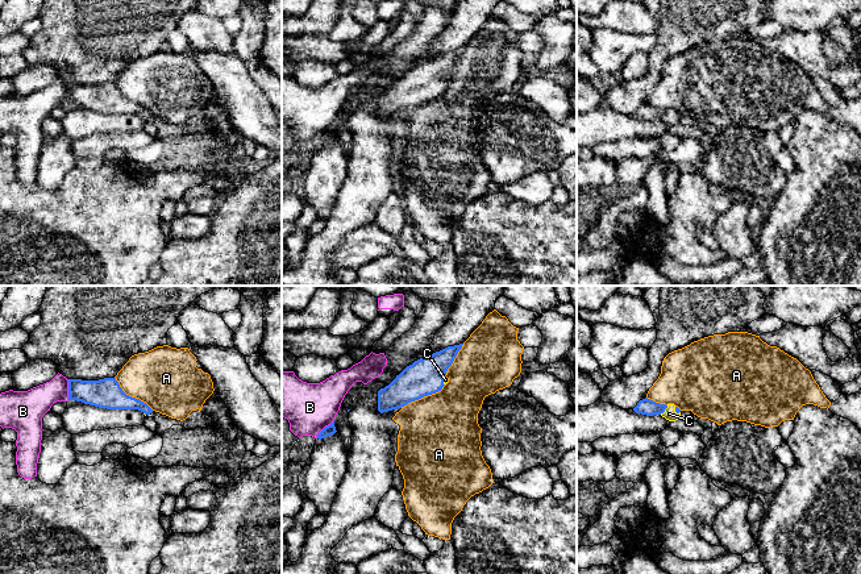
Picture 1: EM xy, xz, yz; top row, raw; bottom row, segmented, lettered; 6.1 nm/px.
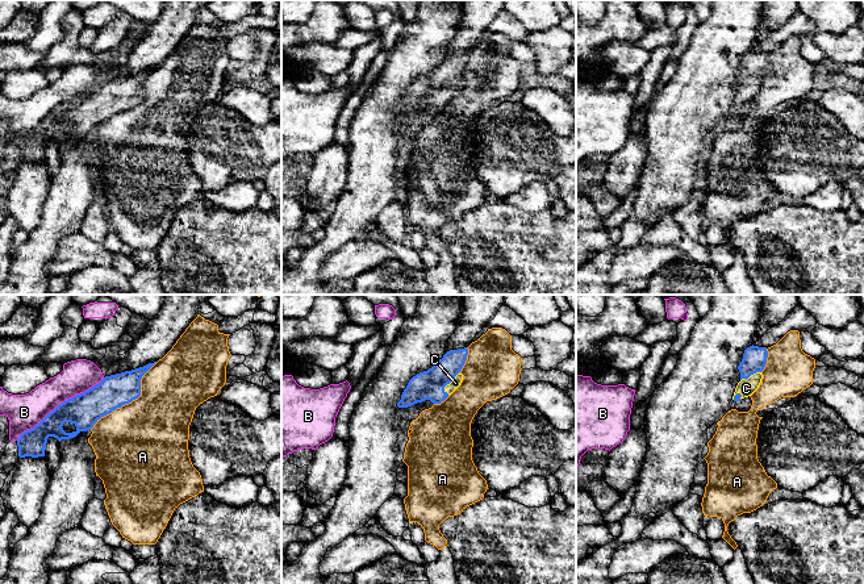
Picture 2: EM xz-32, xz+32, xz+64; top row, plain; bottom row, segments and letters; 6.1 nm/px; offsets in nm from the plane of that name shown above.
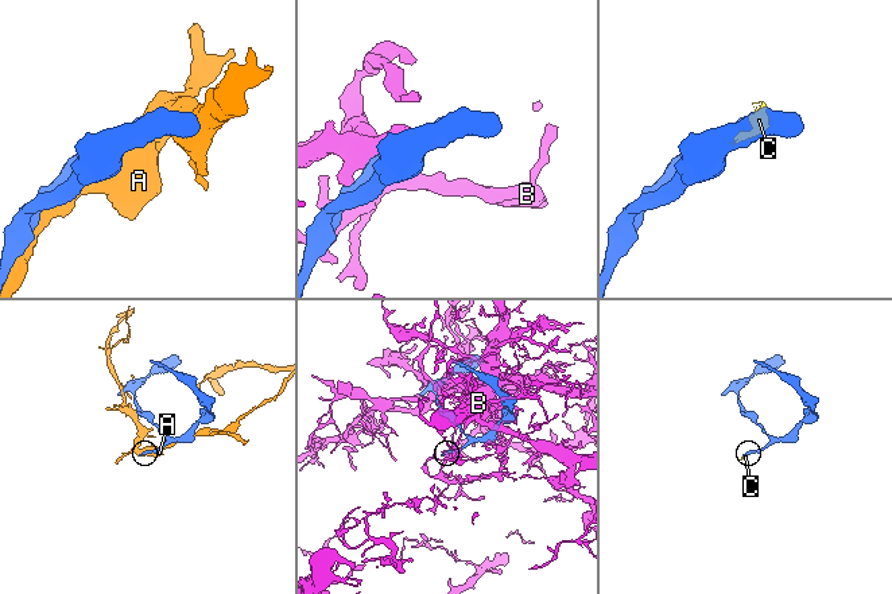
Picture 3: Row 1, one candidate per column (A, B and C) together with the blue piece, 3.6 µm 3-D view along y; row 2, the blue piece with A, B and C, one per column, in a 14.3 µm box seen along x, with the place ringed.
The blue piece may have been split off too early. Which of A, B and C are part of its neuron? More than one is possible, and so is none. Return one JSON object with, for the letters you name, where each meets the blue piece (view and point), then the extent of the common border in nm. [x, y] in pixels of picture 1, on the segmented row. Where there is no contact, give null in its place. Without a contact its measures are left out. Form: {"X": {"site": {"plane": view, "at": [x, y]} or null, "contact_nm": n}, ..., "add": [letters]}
{"C": {"site": {"plane": "yz", "at": [664, 411]}, "contact_nm": 80}, "add": ["C"]}

